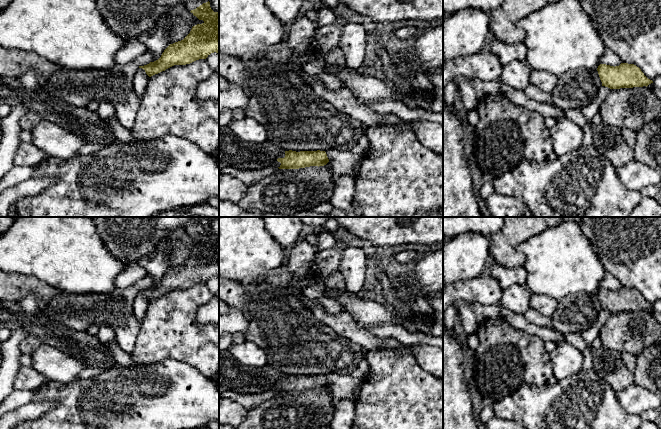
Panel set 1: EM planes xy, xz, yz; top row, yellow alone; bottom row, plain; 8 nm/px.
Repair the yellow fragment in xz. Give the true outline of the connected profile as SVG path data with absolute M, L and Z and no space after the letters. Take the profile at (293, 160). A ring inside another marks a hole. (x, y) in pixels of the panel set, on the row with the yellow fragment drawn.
M284 151L273 162L279 169L299 169L310 166L324 166L329 162L325 151Z

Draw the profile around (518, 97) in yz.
M502 83L501 93L516 105L525 107L530 111L539 113L544 118L554 118L556 121L563 118L564 112L560 108L546 103L539 103L529 99L523 90L517 90L511 86Z

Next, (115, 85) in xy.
M147 49L135 62L125 65L116 64L107 70L89 69L76 71L60 67L44 81L43 91L49 96L78 107L86 107L90 101L98 103L107 101L115 107L116 116L120 124L128 129L132 129L140 105L140 98L133 89L133 79L139 67L149 64L152 59L153 55Z

